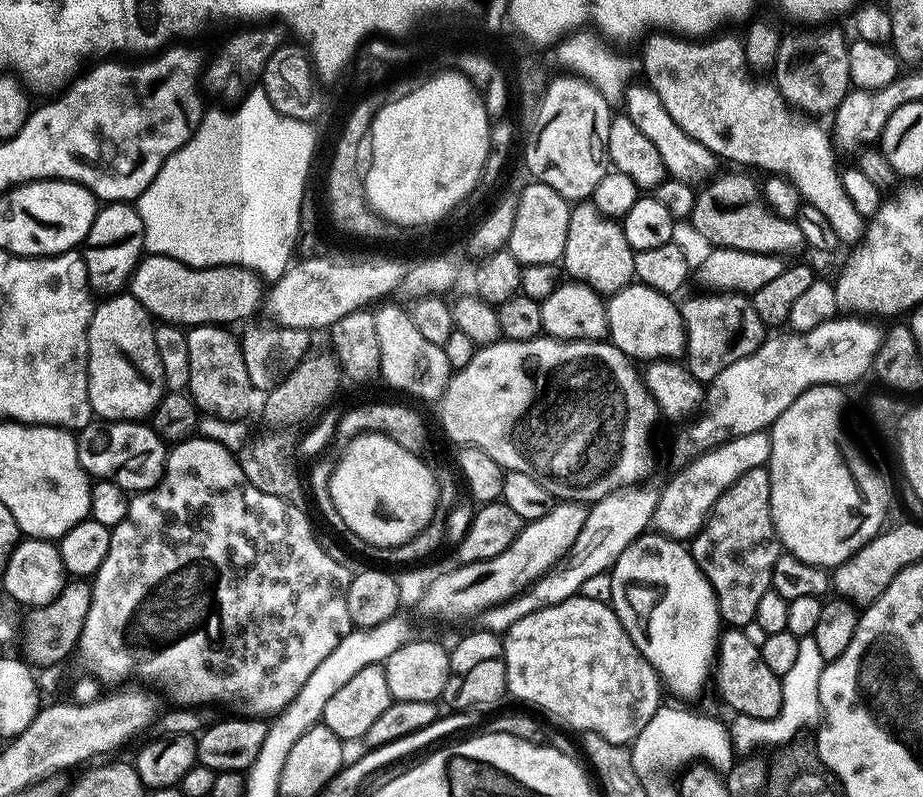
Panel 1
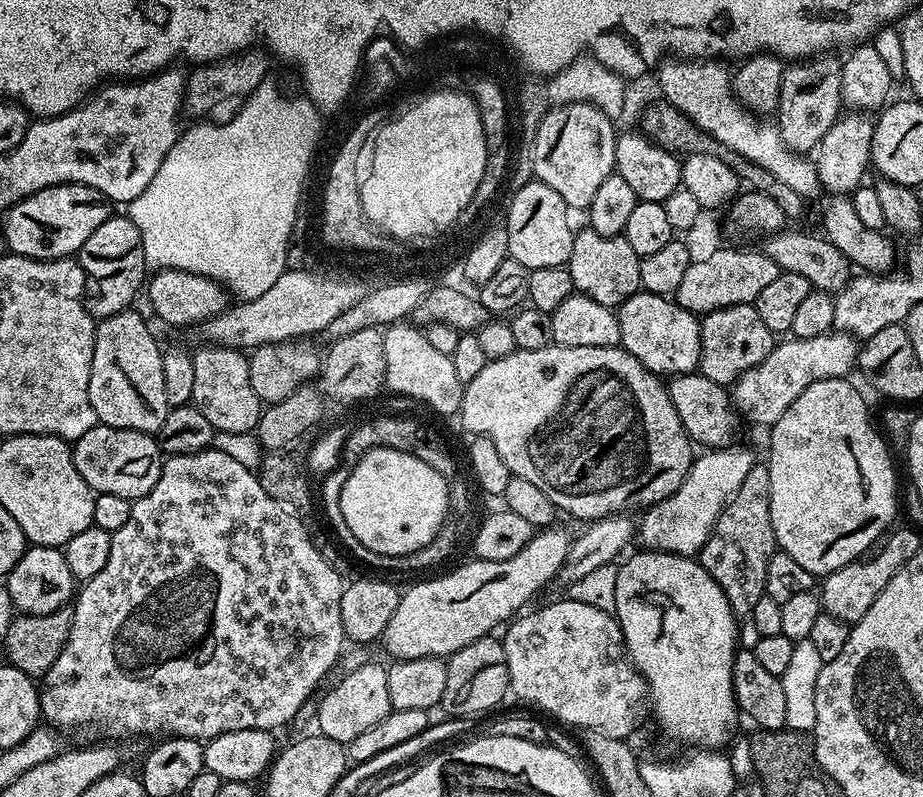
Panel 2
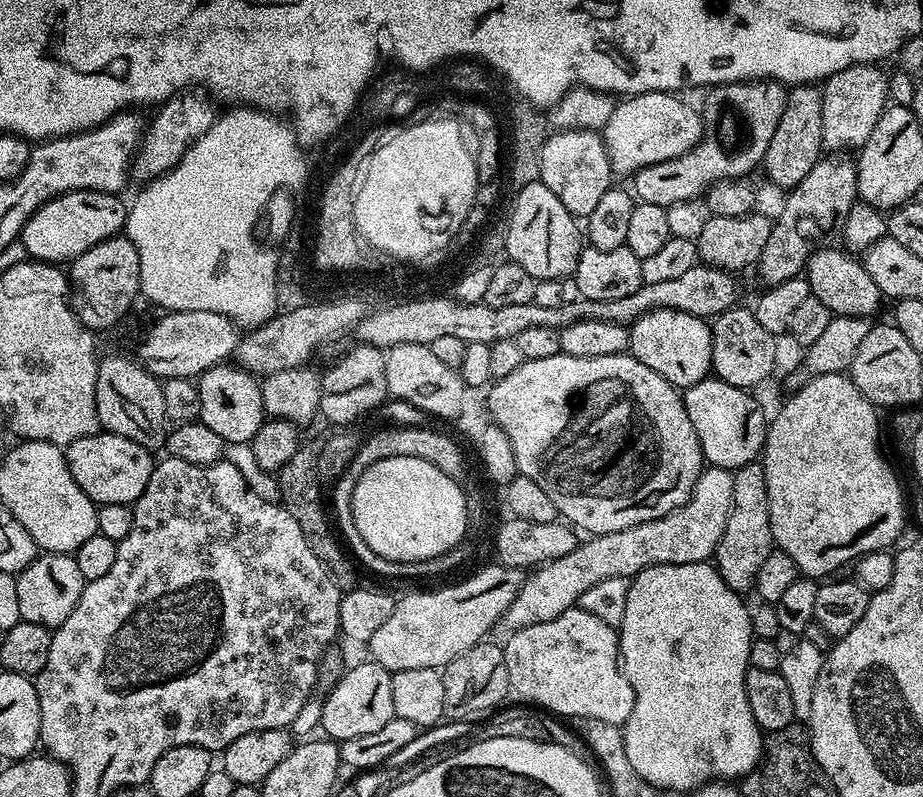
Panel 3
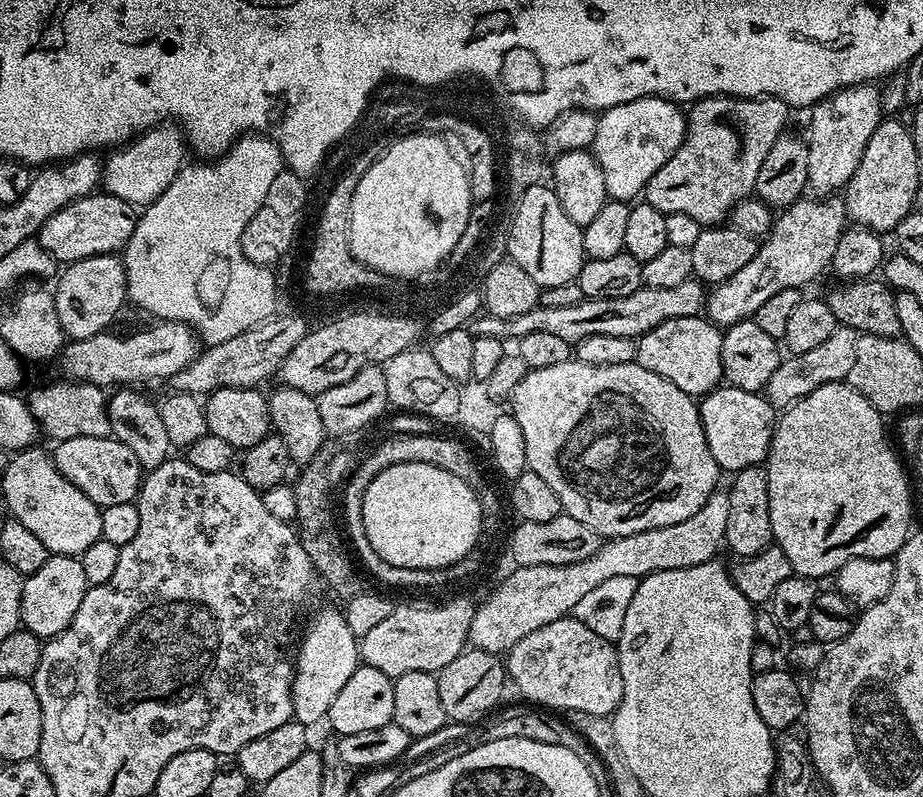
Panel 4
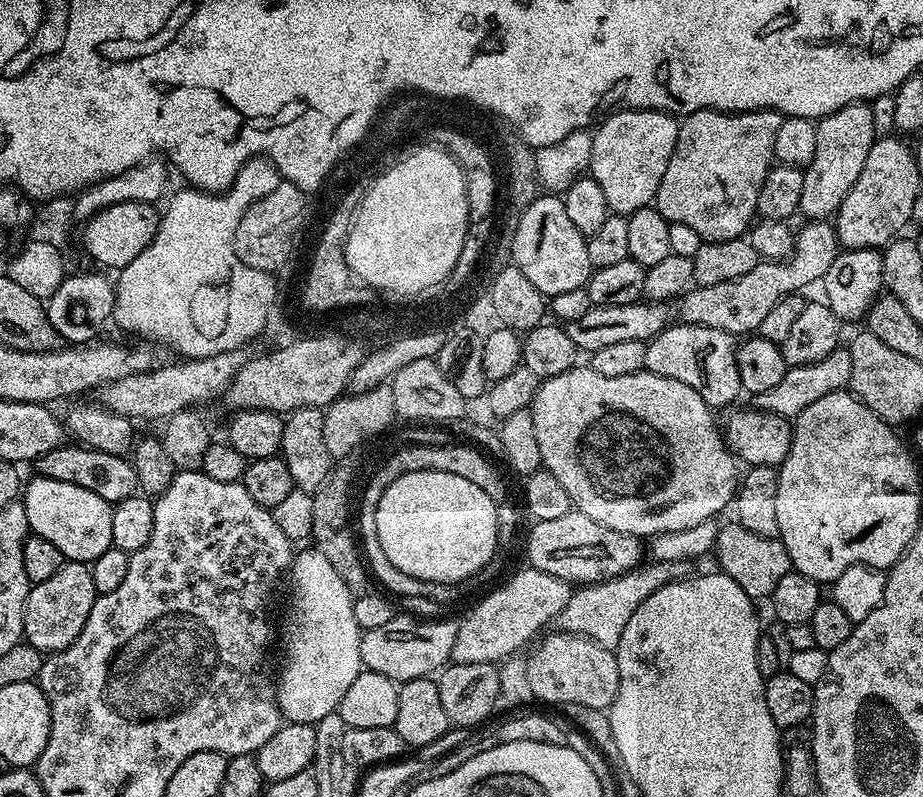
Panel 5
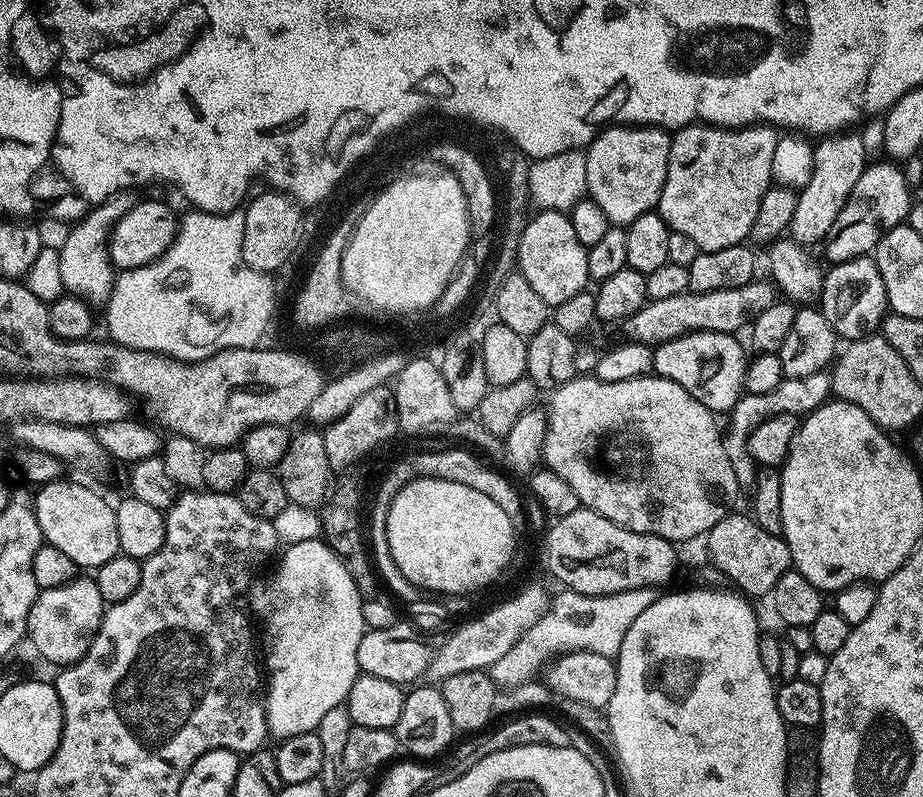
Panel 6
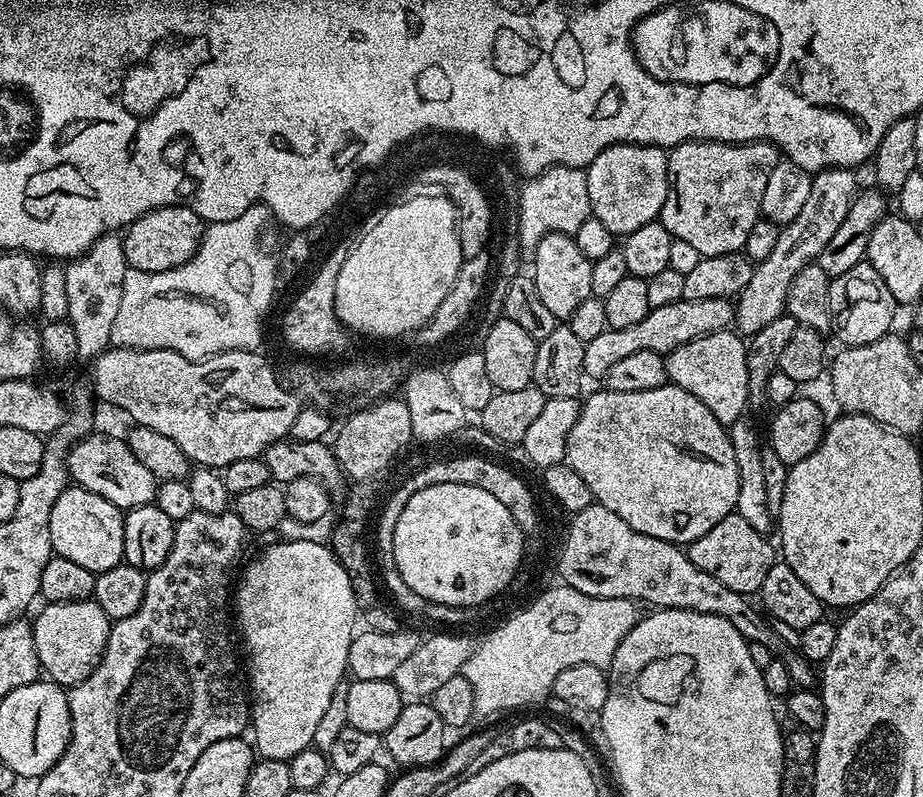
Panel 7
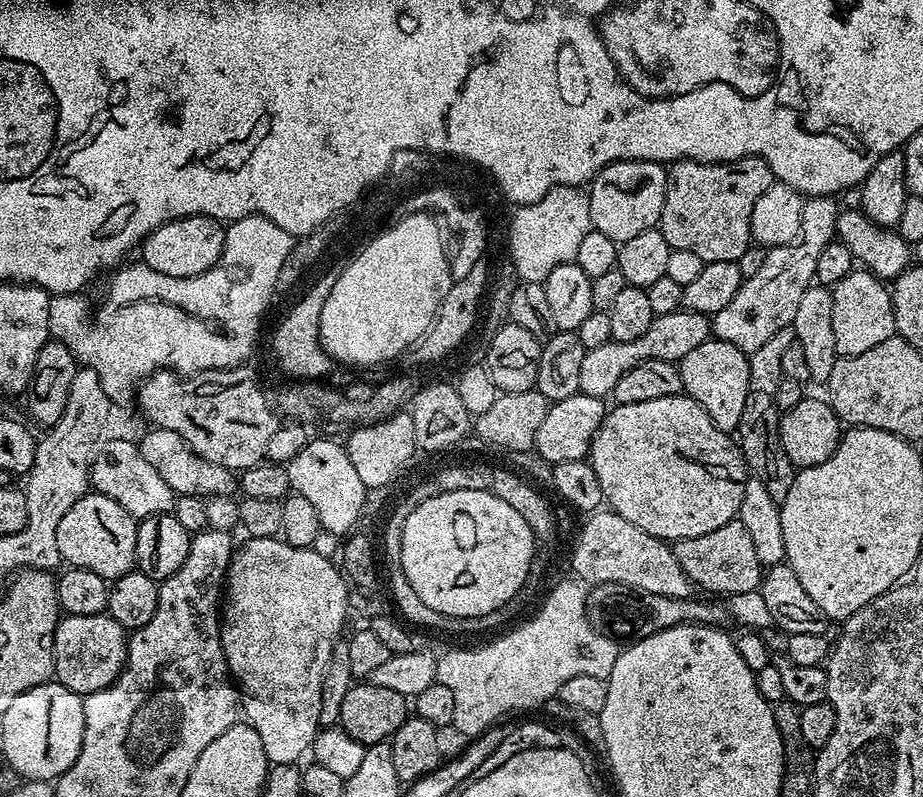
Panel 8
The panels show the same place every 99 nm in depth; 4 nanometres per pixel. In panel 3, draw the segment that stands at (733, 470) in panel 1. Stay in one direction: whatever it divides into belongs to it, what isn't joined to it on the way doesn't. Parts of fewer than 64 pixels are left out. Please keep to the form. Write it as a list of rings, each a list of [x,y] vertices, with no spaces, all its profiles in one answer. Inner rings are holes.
[[[705,467],[703,476],[696,483],[696,491],[678,510],[626,530],[592,536],[570,554],[539,565],[525,579],[514,602],[505,610],[503,627],[515,630],[538,622],[550,622],[550,618],[558,618],[558,614],[577,607],[582,594],[586,594],[590,586],[602,582],[602,578],[631,578],[650,566],[682,566],[711,561],[716,555],[722,530],[726,530],[726,518],[730,518],[733,502],[732,472],[727,468]]]

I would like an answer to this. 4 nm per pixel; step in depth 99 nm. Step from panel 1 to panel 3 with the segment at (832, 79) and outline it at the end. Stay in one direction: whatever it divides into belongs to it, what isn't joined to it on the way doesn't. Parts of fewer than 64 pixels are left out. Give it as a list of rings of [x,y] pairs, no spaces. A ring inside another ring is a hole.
[[[797,84],[789,91],[786,110],[782,110],[782,122],[778,122],[778,130],[774,130],[774,138],[770,138],[770,146],[764,155],[762,172],[768,175],[767,183],[777,184],[781,190],[794,189],[820,163],[825,151],[821,93],[816,84]]]

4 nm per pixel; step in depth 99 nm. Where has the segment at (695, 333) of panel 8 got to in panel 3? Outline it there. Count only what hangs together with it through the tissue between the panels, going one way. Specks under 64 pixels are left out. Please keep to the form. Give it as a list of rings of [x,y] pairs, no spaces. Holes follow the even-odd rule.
[[[824,158],[820,163],[798,182],[798,186],[791,189],[790,194],[783,197],[779,205],[780,213],[774,216],[770,242],[766,242],[766,250],[762,250],[758,271],[765,281],[765,285],[781,284],[790,278],[801,275],[805,271],[808,259],[817,248],[825,247],[832,236],[832,227],[843,225],[844,219],[850,214],[850,210],[858,202],[856,194],[856,165],[848,158]]]

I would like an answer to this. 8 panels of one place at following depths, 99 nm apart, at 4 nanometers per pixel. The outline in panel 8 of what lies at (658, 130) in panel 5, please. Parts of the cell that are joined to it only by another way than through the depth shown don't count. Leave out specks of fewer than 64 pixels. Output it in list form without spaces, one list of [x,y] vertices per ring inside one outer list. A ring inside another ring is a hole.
[[[619,160],[606,166],[590,181],[587,189],[593,229],[606,234],[606,238],[619,246],[642,234],[642,230],[657,227],[667,189],[668,168],[661,161]]]

